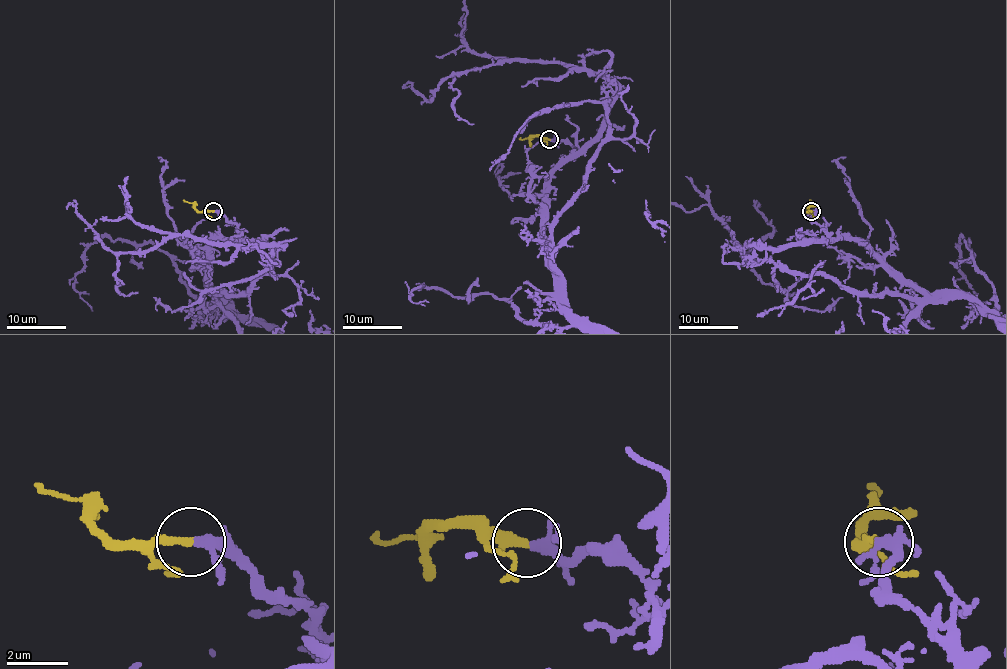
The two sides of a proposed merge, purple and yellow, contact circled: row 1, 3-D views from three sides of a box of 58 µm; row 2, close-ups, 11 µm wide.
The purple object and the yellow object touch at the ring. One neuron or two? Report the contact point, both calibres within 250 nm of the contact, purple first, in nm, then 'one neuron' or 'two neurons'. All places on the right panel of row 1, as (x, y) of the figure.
place (811, 211); calibres 190 and 320 nm; one neuron

